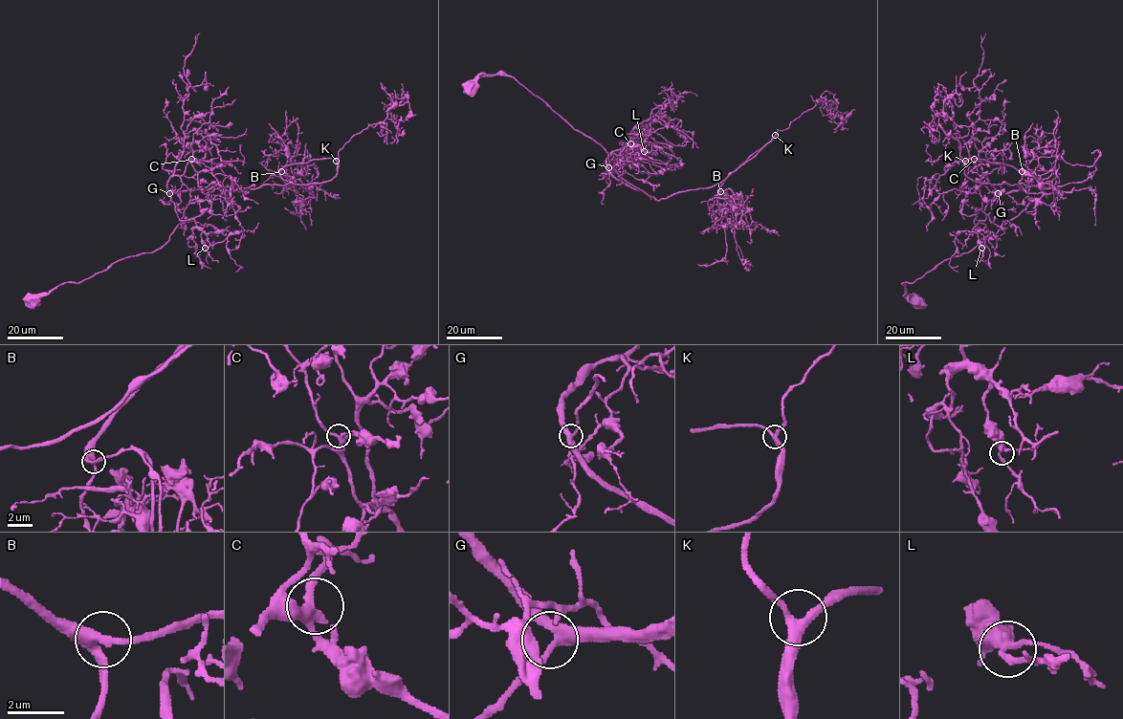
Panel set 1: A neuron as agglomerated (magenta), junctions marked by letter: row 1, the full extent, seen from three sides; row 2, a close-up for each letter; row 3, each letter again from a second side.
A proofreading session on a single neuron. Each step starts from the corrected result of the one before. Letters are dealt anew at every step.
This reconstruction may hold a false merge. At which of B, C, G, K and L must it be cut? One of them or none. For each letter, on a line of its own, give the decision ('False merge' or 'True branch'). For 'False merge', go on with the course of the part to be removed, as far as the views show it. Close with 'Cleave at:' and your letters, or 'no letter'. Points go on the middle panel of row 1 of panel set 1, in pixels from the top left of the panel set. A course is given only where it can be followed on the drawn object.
B: True branch
C: True branch
G: True branch
K: True branch
L: True branch
Cleave at: no letter

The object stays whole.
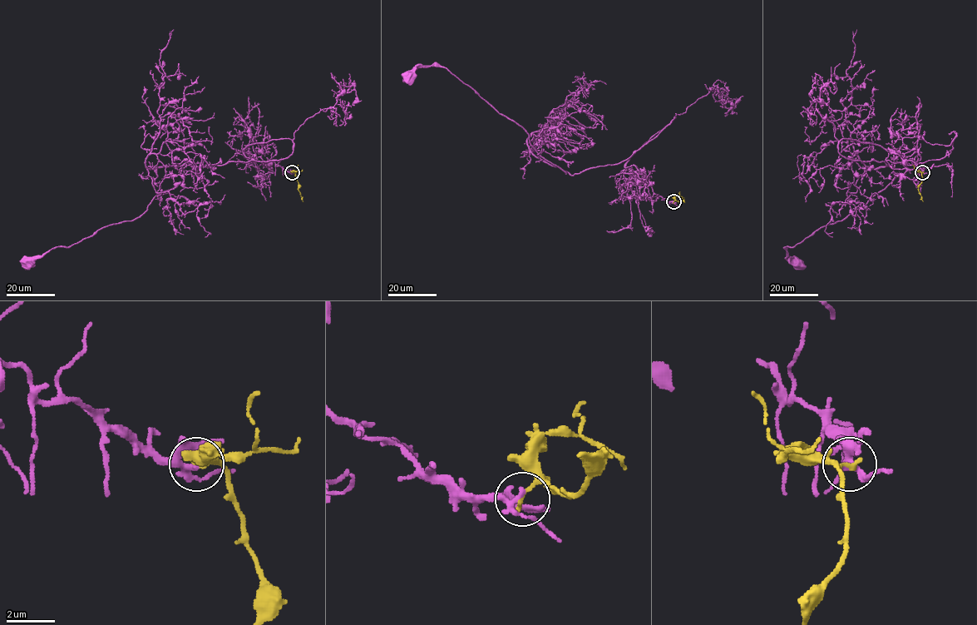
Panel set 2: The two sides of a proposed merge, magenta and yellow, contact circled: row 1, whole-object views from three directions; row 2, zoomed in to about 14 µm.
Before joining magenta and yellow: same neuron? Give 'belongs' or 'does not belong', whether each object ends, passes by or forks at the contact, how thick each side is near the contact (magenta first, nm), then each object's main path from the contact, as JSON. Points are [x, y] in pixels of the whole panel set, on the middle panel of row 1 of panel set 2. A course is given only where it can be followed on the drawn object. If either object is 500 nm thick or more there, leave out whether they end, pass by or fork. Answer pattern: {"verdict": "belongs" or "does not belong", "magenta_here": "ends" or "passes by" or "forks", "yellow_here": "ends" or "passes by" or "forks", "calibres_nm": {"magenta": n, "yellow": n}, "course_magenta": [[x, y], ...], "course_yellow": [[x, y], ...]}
{"verdict": "does not belong", "magenta_here": "passes by", "yellow_here": "ends", "calibres_nm": {"magenta": 200, "yellow": 180}, "course_magenta": [[673, 202], [625, 165], [675, 117], [628, 158], [569, 175], [446, 68], [418, 66], [408, 77]], "course_yellow": [[673, 202], [680, 200], [679, 197], [685, 202]]}

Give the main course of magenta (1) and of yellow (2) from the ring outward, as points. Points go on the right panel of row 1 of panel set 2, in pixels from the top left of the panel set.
1: (923, 172), (842, 139), (845, 157), (895, 163), (895, 176), (785, 249), (798, 261)
2: (923, 172), (918, 187), (923, 201)

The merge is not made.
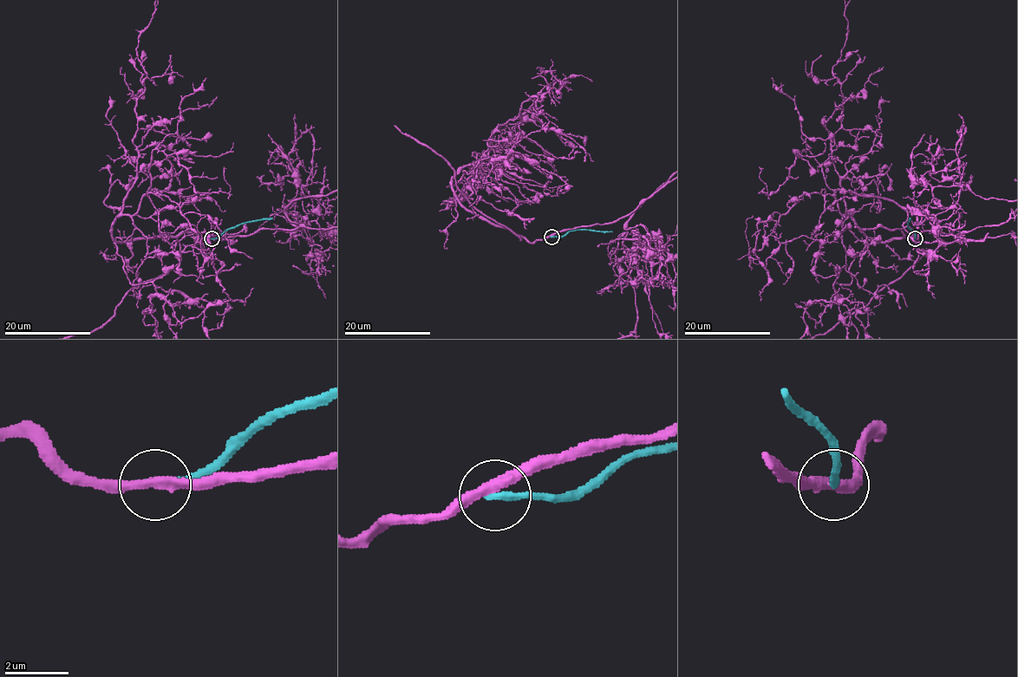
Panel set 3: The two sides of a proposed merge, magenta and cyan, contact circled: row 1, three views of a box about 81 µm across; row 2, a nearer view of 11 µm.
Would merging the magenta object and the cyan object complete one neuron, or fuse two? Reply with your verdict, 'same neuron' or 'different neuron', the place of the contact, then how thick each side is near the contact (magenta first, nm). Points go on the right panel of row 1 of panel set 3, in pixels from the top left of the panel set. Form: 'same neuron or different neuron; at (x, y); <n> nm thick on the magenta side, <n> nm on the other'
different neuron; at (915, 238); 320 nm thick on the magenta side, 240 nm on the other

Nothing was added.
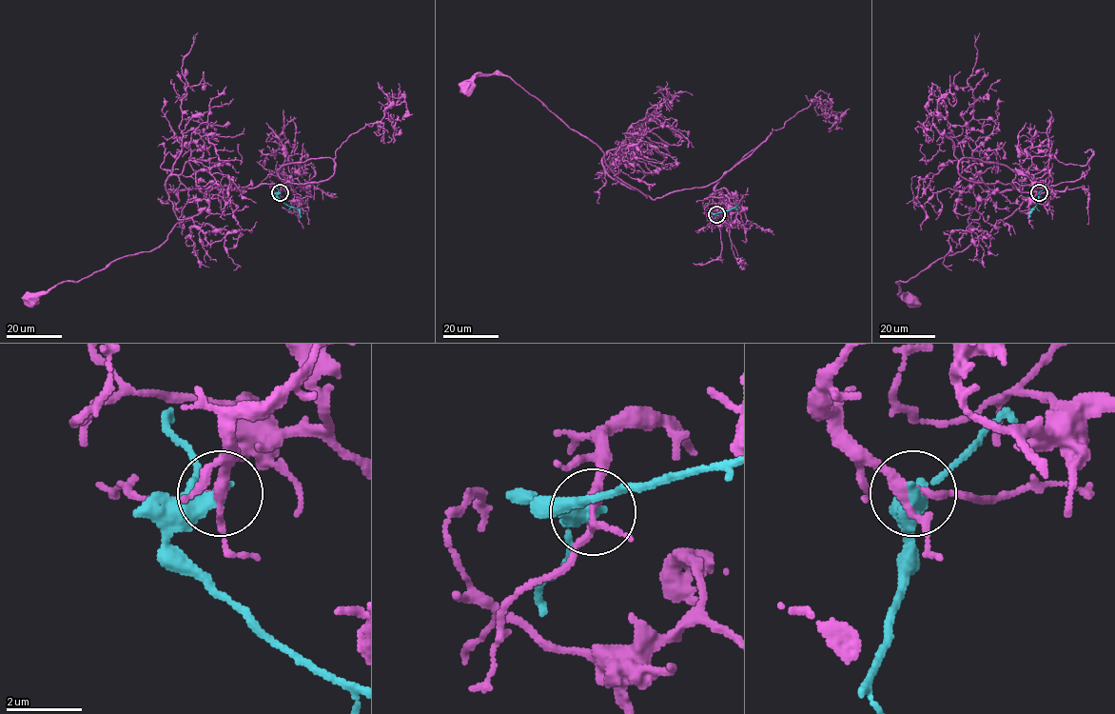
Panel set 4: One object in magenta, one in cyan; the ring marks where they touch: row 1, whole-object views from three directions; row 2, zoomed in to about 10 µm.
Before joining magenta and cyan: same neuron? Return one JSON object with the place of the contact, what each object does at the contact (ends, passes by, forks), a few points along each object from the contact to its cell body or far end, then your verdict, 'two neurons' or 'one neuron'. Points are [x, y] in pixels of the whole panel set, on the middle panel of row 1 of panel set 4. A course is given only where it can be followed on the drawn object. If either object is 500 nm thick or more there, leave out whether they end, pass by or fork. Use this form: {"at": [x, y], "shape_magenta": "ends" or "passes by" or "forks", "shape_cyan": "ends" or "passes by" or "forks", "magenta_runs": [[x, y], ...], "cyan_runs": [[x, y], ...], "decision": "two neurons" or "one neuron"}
{"at": [716, 214], "shape_magenta": "forks", "shape_cyan": "passes by", "magenta_runs": [[716, 214], [729, 193], [714, 187], [772, 133], [717, 180], [651, 199], [509, 77], [478, 75], [466, 88]], "cyan_runs": [[716, 214], [713, 214], [736, 204]], "decision": "two neurons"}

